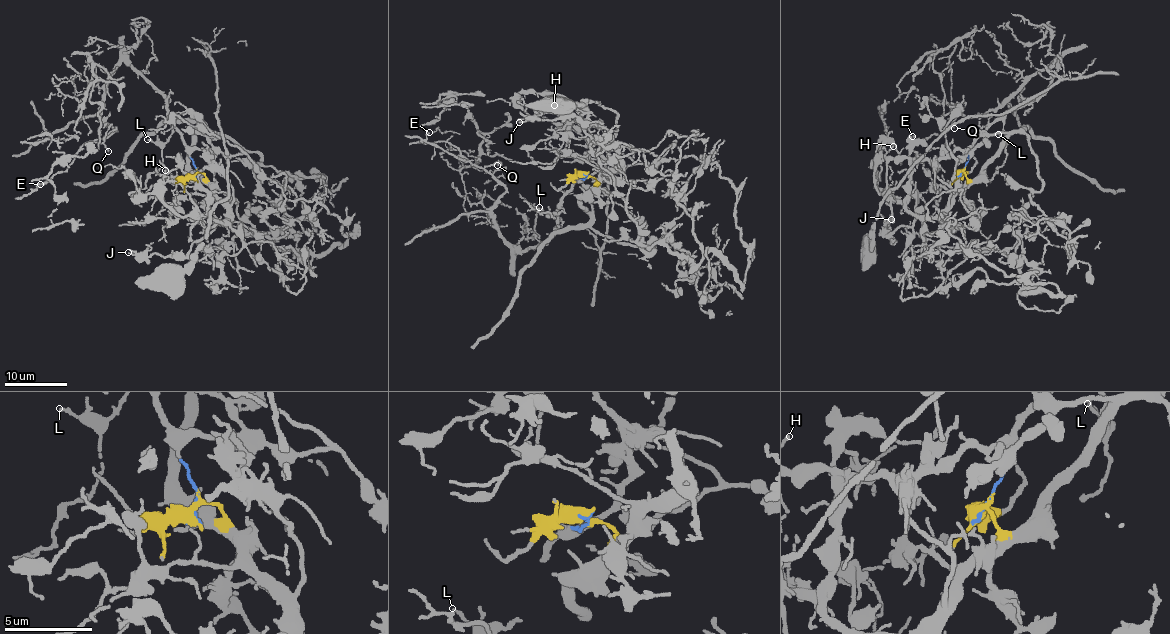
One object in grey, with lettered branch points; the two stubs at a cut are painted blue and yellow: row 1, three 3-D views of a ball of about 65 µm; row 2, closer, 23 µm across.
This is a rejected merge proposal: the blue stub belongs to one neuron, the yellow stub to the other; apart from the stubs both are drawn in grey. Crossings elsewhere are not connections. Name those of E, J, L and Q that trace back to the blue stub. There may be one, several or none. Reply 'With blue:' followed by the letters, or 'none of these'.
With blue: E, L, Q

